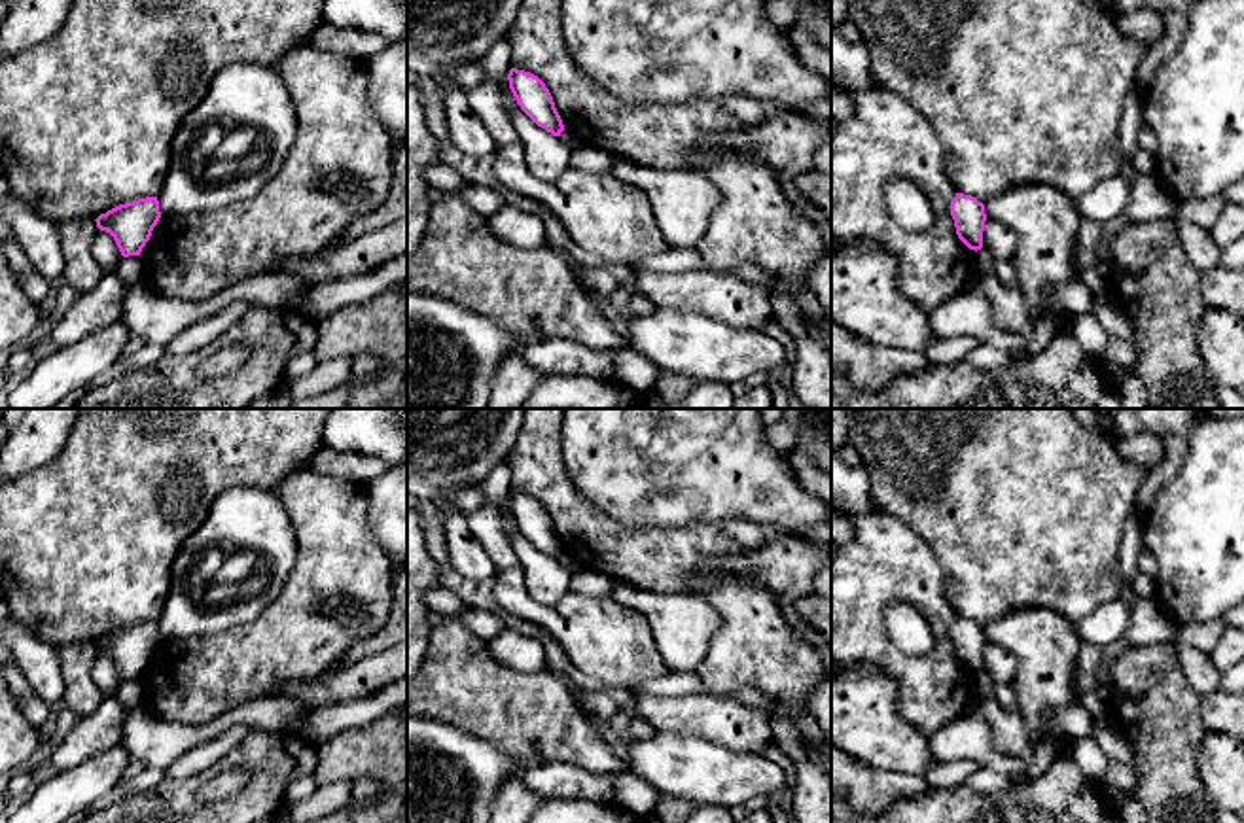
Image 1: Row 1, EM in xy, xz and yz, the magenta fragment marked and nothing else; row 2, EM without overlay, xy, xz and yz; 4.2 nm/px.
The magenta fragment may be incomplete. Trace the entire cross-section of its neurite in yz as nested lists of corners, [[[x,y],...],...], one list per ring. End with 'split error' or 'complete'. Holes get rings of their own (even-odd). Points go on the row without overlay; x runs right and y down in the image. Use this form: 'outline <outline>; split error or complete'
outline [[[956,617],[949,632],[954,643],[958,662],[969,674],[981,674],[986,645],[985,628],[971,619]]]; complete

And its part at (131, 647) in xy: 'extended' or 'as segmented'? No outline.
as segmented

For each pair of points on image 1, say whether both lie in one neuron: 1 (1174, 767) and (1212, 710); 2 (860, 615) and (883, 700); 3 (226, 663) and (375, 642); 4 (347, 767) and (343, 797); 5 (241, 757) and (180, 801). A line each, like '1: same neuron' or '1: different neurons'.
1: different neurons
2: different neurons
3: different neurons
4: different neurons
5: same neuron

